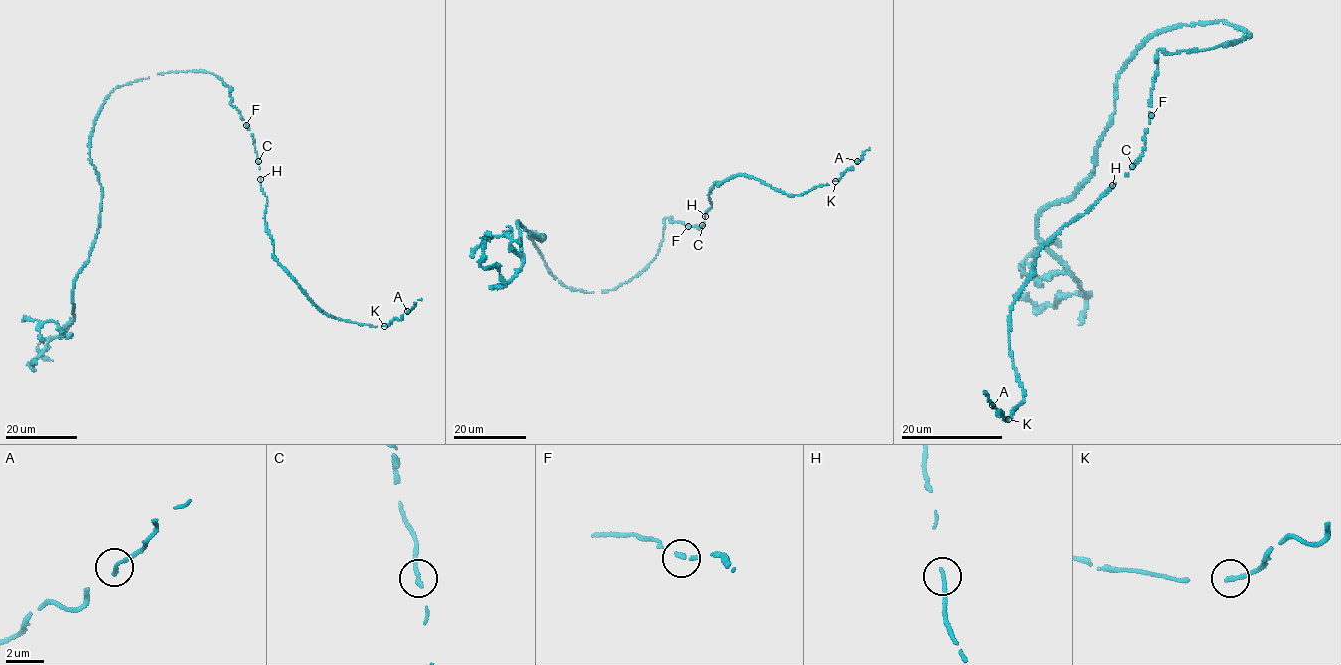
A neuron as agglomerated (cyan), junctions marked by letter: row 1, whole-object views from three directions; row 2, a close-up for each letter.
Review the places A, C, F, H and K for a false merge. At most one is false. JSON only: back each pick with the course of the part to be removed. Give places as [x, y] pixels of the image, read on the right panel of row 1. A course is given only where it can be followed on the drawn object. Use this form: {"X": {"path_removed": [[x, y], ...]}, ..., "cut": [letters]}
{"cut": []}

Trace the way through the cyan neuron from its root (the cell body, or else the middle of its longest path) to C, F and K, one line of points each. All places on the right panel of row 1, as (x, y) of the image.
C: (1237, 40), (1233, 43), (1171, 55), (1159, 50), (1144, 149), (1132, 166)
F: (1237, 40), (1233, 43), (1171, 55), (1159, 50), (1156, 58), (1158, 70), (1149, 100), (1151, 115)
K: (1237, 40), (1158, 52), (1142, 155), (1092, 207), (1049, 238), (1011, 310), (1010, 355), (1024, 396), (1008, 419)

